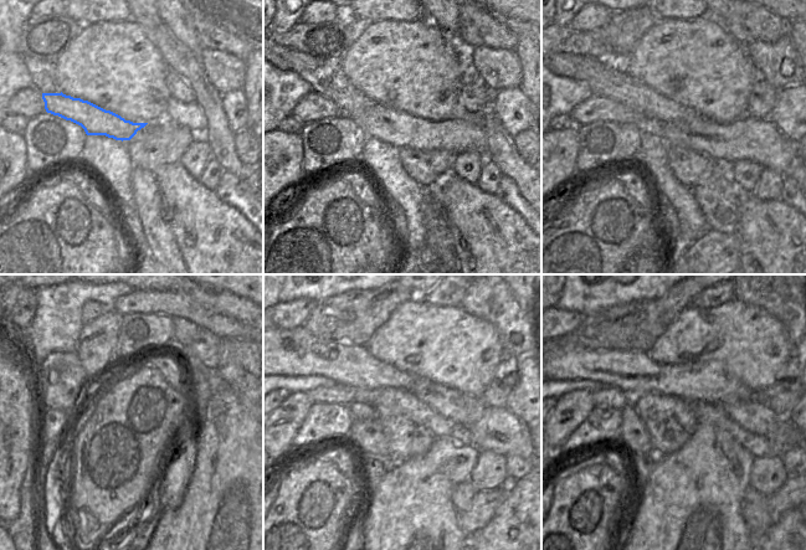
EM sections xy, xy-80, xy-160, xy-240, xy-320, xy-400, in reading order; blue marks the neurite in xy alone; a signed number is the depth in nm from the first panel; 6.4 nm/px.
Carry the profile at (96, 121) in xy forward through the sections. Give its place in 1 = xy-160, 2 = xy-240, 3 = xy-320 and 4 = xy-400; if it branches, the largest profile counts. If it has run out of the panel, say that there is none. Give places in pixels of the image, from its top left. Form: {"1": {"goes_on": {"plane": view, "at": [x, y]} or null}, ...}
{"1": {"goes_on": {"plane": "xy-160", "at": [748, 138]}}, "2": {"goes_on": {"plane": "xy-240", "at": [208, 422]}}, "3": {"goes_on": {"plane": "xy-320", "at": [498, 430]}}, "4": {"goes_on": {"plane": "xy-400", "at": [785, 435]}}}

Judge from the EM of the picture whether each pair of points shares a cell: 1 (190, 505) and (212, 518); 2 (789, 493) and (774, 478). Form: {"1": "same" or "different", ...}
{"1": "different", "2": "different"}

